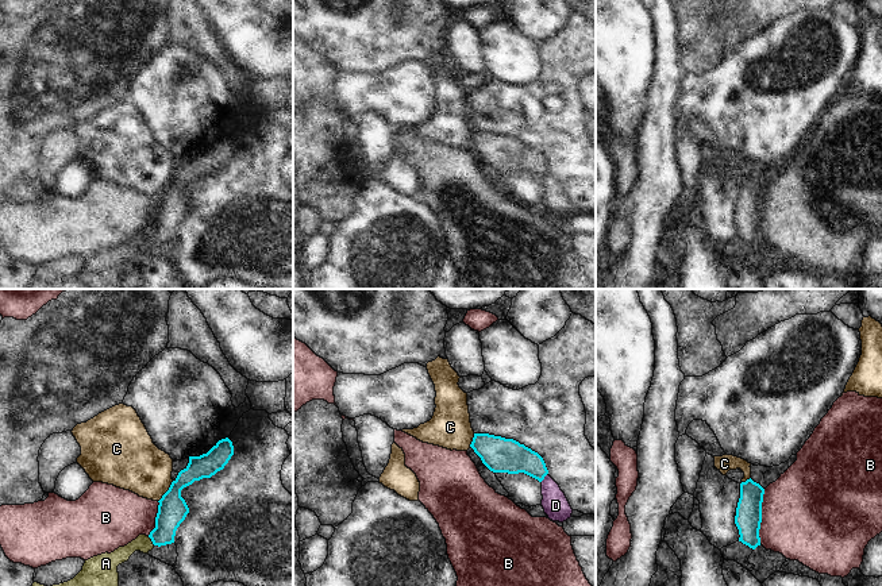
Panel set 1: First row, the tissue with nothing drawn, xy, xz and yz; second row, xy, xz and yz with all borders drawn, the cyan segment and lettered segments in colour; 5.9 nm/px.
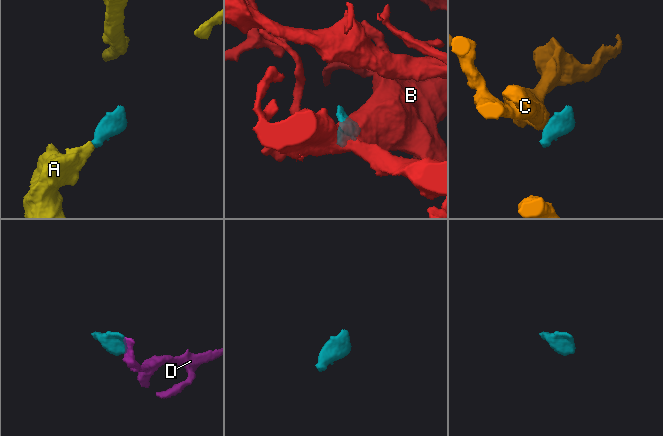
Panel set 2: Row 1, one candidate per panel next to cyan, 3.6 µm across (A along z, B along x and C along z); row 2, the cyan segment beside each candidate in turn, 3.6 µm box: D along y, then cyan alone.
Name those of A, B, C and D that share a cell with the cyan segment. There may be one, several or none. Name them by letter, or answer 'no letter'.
A

